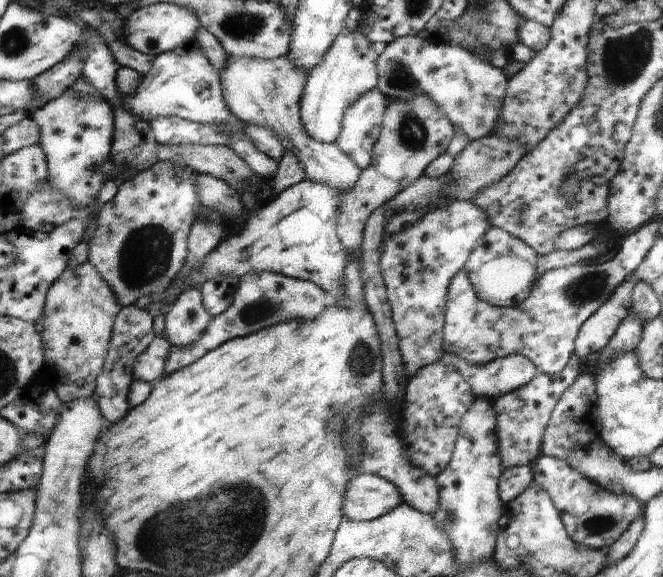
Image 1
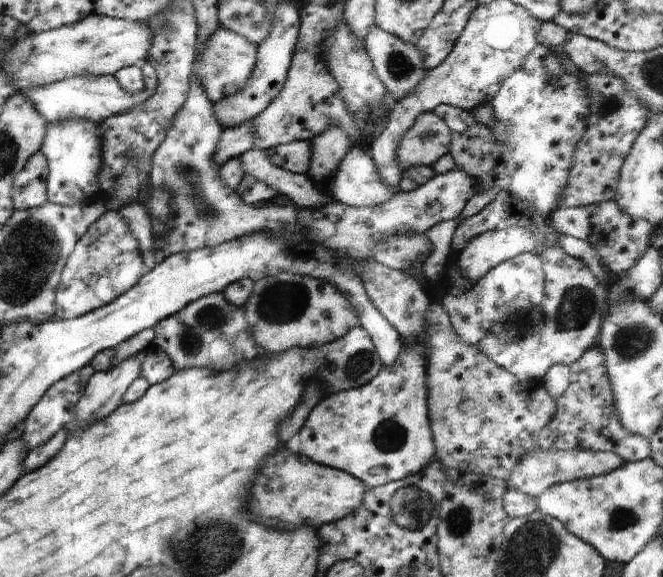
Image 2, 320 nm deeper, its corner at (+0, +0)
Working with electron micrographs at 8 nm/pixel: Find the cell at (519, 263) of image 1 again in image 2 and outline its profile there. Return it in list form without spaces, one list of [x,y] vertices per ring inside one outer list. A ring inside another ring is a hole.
[[[522,253],[490,269],[478,282],[472,284],[470,290],[460,296],[448,293],[439,308],[446,312],[461,340],[466,344],[476,345],[490,332],[494,323],[506,325],[512,314],[520,314],[520,310],[524,310],[524,304],[530,308],[530,312],[538,308],[536,304],[547,296],[546,281],[542,258],[536,253]]]

